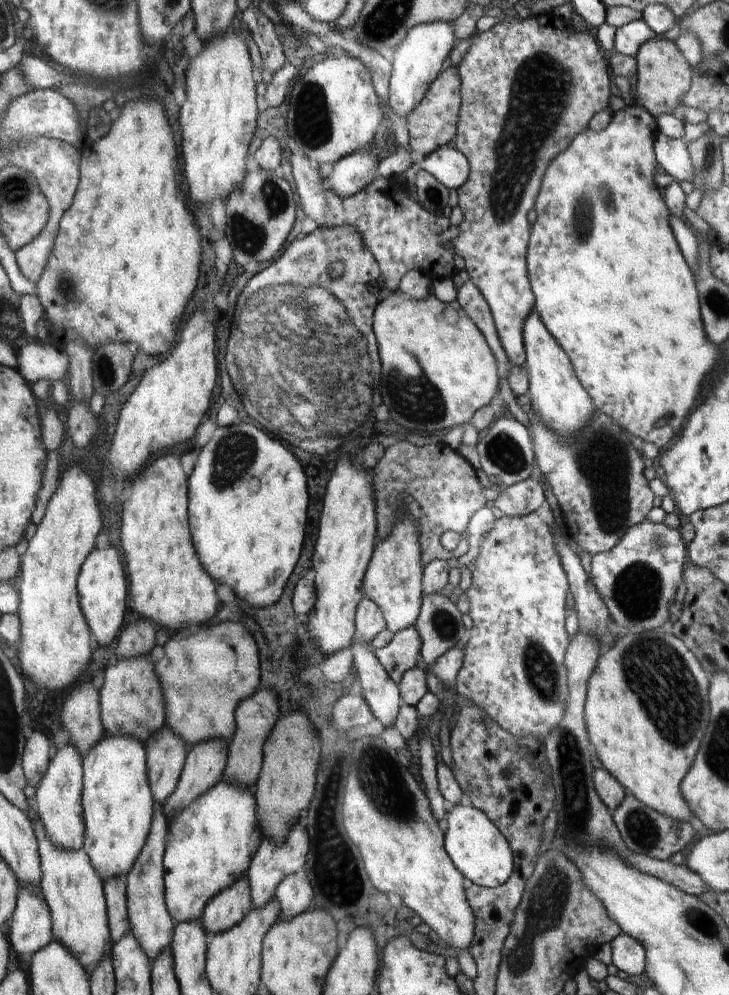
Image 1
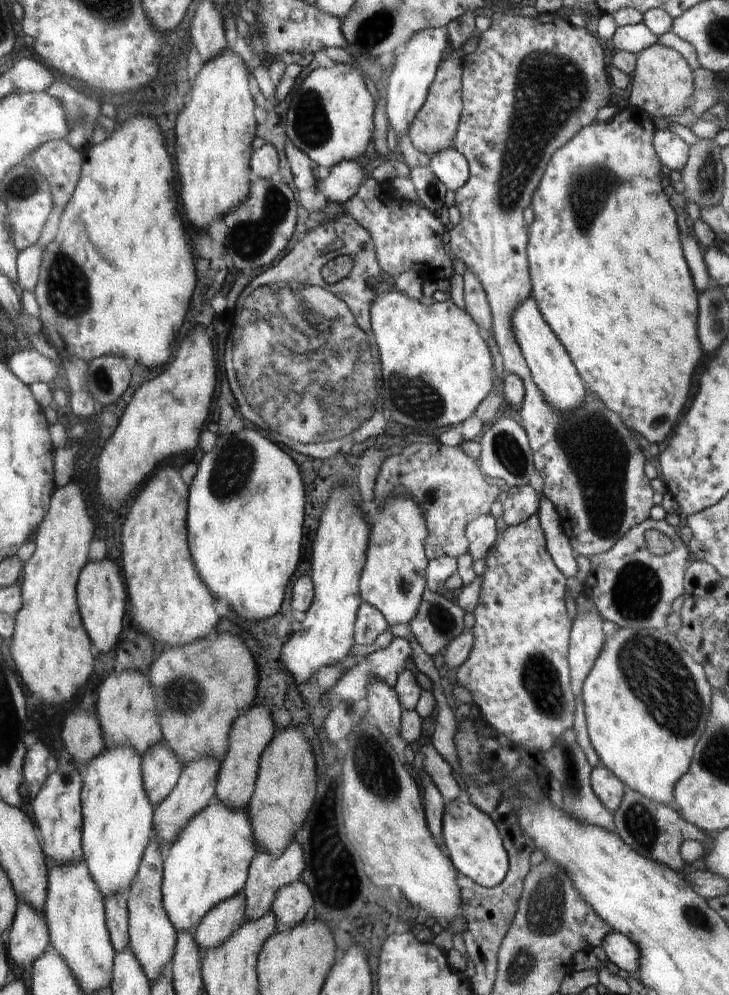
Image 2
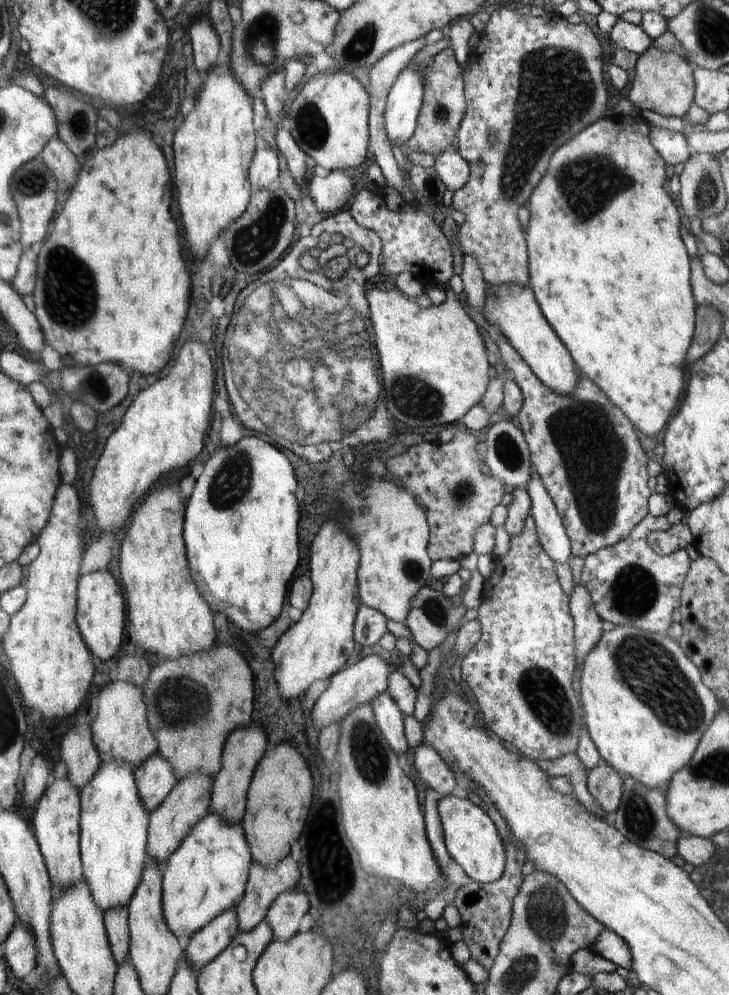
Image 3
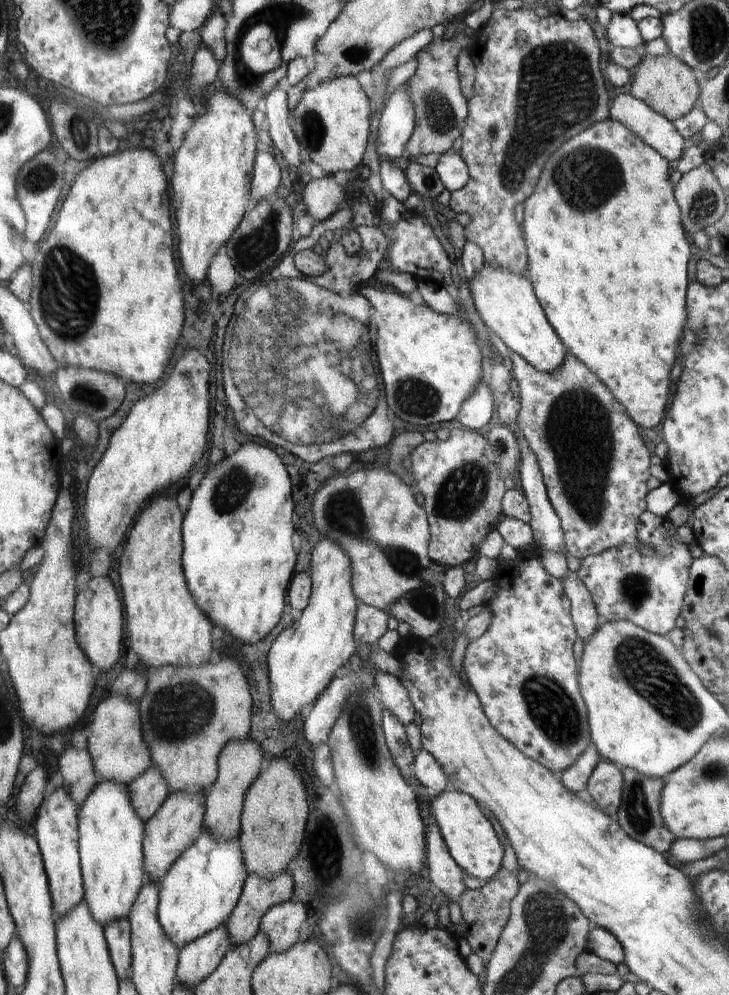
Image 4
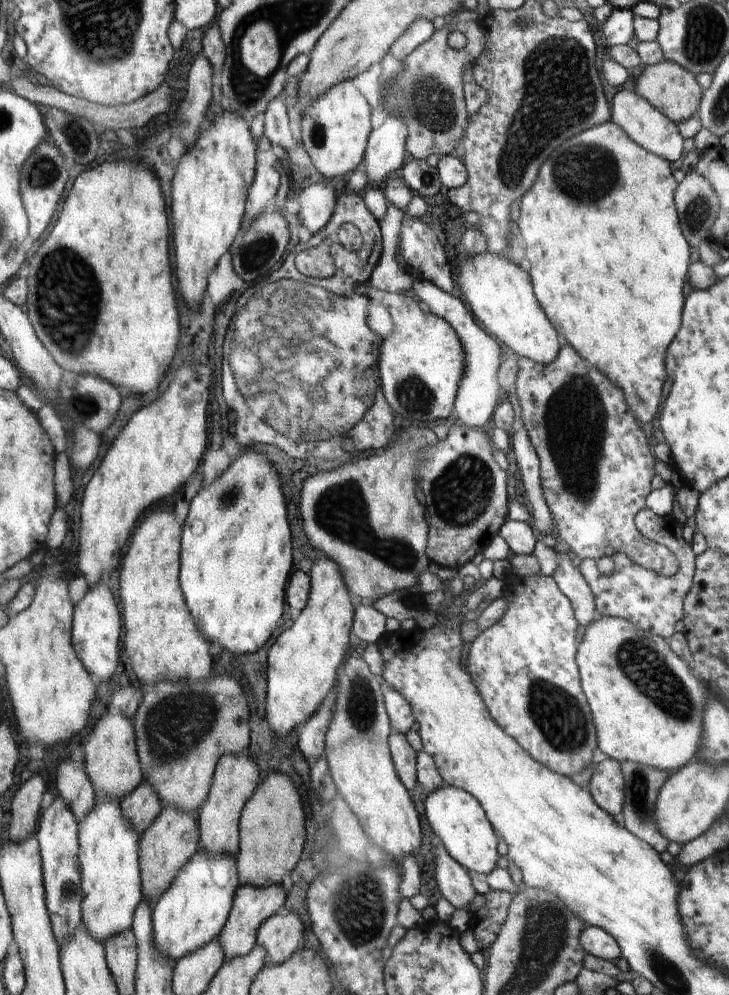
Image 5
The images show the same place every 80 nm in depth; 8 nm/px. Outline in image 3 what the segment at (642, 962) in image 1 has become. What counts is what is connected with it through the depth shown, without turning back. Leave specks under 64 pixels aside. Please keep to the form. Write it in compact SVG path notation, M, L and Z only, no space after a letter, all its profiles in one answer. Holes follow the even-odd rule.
M609 929L602 930L602 934L596 938L592 949L616 967L623 967L631 971L632 956L630 954L632 952L628 948L628 942L616 932Z

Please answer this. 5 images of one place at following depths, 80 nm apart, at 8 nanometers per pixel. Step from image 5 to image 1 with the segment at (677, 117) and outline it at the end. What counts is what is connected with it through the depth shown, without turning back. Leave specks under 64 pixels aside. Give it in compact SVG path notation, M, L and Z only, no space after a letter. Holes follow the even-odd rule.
M656 36L644 42L634 57L637 60L638 84L633 104L646 108L654 118L660 114L678 114L680 98L690 89L692 77L691 66L676 43L663 37Z

